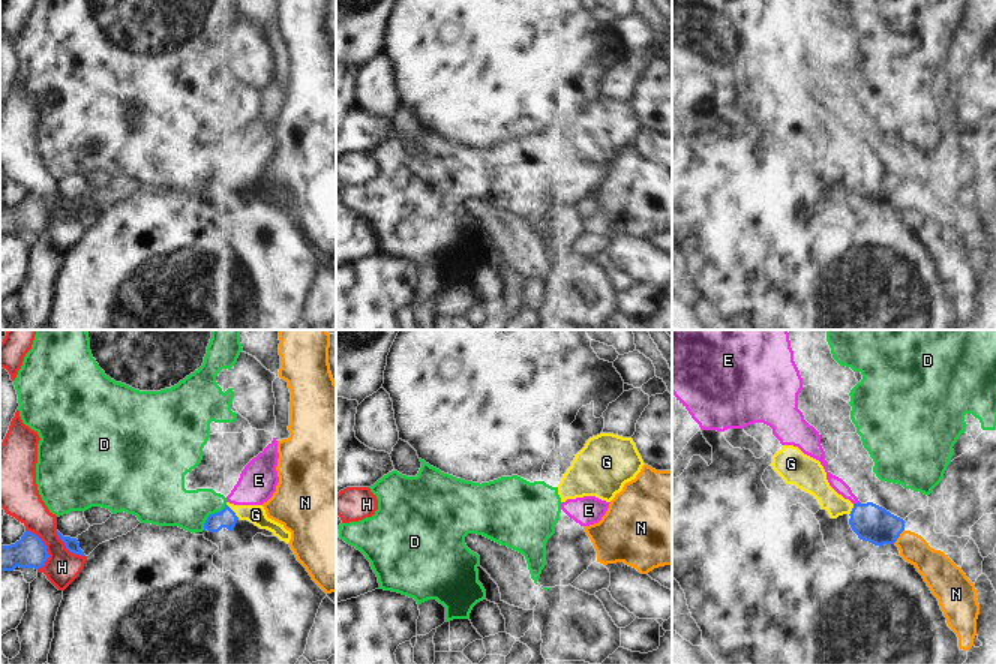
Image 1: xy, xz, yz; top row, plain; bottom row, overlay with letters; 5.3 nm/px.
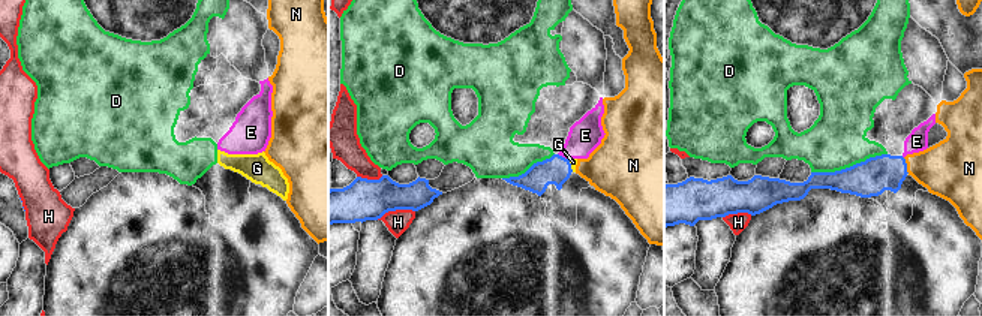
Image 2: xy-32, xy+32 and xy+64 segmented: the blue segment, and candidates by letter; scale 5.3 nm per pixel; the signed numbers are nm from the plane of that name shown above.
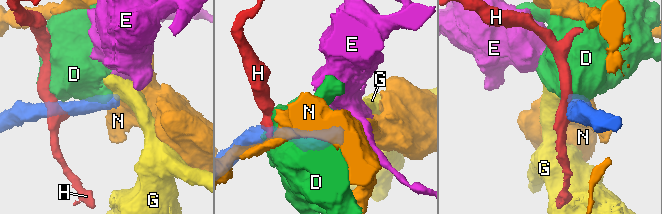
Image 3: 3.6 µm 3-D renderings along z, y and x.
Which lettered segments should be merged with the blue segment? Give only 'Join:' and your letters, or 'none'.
Join: E

